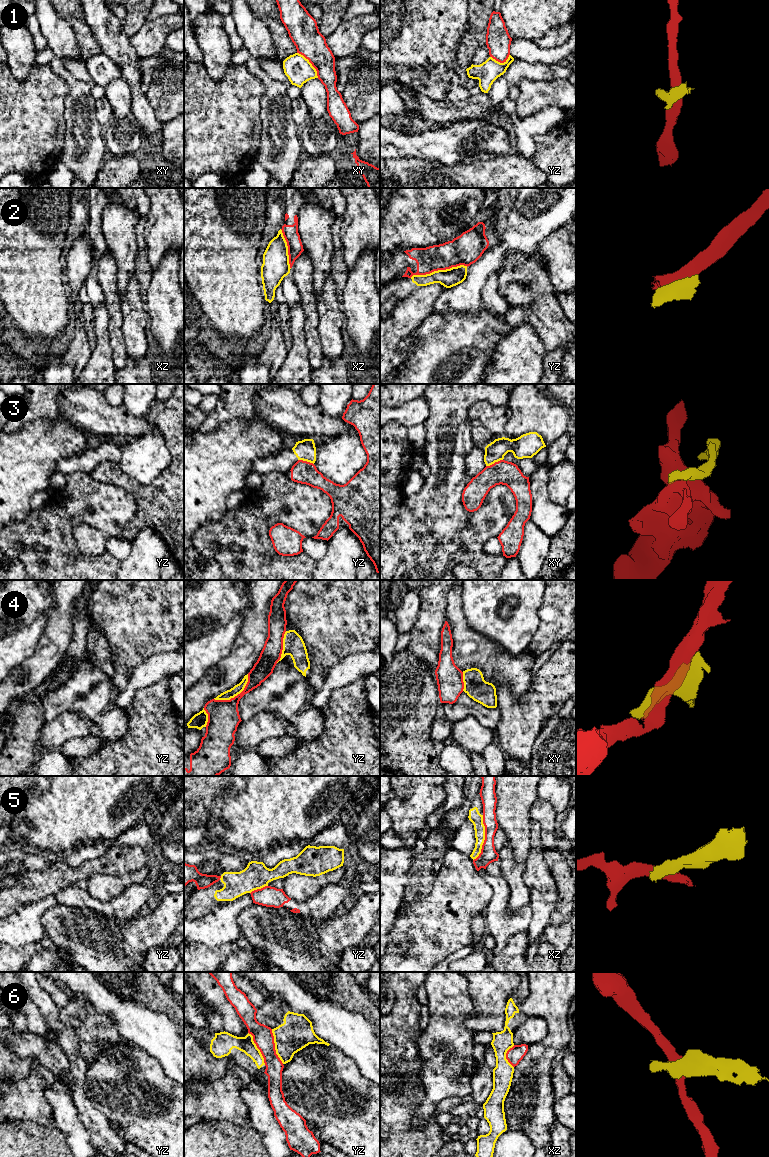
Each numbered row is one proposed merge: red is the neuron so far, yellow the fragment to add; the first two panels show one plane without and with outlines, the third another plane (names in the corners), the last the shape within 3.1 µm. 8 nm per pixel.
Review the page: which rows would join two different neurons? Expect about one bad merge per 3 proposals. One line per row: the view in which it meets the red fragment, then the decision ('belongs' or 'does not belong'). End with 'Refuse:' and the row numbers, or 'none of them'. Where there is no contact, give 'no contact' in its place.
1: xy | does not belong
2: yz | does not belong
3: xy | does not belong
4: yz | does not belong
5: xz | does not belong
6: yz | does not belong
Refuse: 1, 2, 3, 4, 5, 6

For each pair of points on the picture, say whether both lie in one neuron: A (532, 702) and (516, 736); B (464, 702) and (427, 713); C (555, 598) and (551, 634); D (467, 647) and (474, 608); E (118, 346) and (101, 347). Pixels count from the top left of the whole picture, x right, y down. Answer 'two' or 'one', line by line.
A: one
B: two
C: one
D: two
E: two

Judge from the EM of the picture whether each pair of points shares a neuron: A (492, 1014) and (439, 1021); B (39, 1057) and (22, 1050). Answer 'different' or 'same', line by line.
A: different
B: same

